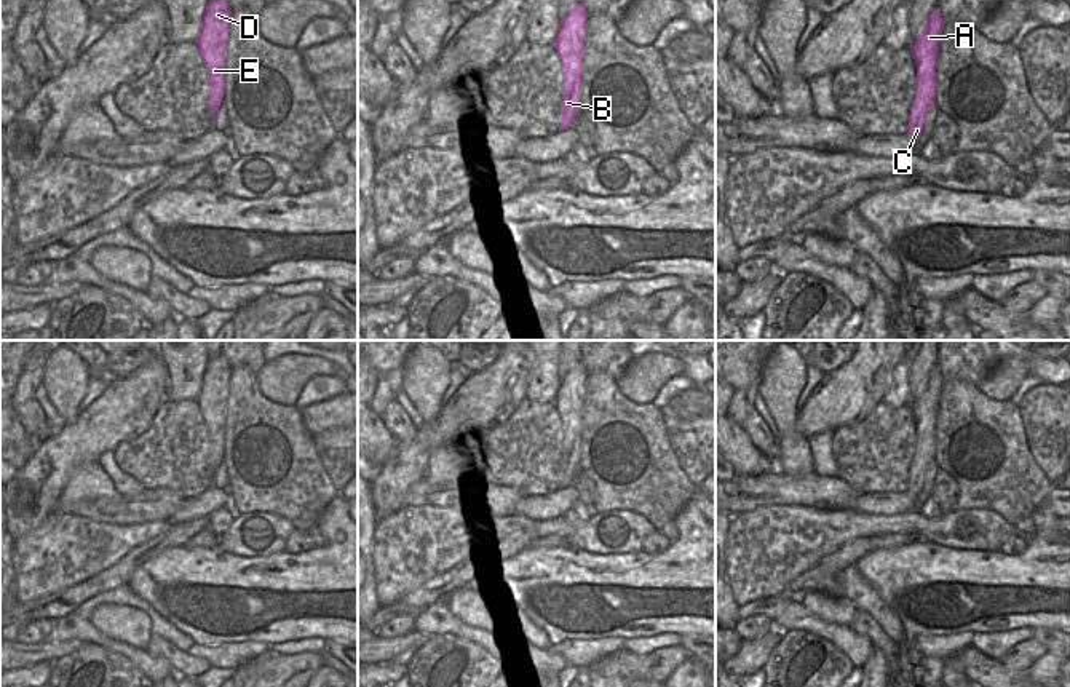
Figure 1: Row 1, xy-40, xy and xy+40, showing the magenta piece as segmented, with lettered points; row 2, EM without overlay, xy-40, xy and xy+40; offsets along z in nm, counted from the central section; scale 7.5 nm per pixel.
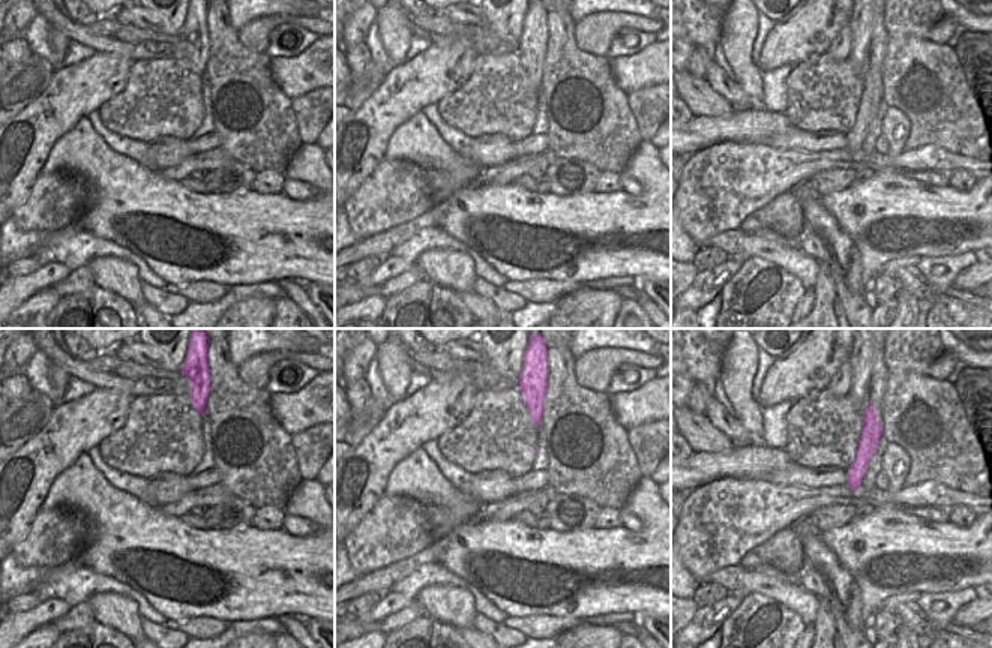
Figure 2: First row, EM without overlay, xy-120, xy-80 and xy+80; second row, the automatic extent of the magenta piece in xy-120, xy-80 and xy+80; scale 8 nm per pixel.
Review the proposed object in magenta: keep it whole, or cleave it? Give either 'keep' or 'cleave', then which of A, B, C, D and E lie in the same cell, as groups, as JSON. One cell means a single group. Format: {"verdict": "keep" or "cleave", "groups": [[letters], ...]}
{"verdict": "keep", "groups": [["A", "B", "C", "D", "E"]]}

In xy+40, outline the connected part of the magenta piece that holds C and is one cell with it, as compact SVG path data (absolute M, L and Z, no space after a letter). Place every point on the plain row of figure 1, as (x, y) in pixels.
M936 366L910 407L917 425L917 452L910 465L907 494L917 498L923 490L929 465L936 462L936 423L944 380L941 367Z

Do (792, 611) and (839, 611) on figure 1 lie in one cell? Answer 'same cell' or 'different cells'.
different cells

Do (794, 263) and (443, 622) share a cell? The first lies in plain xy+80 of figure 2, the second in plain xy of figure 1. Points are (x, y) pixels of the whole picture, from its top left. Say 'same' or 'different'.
same

